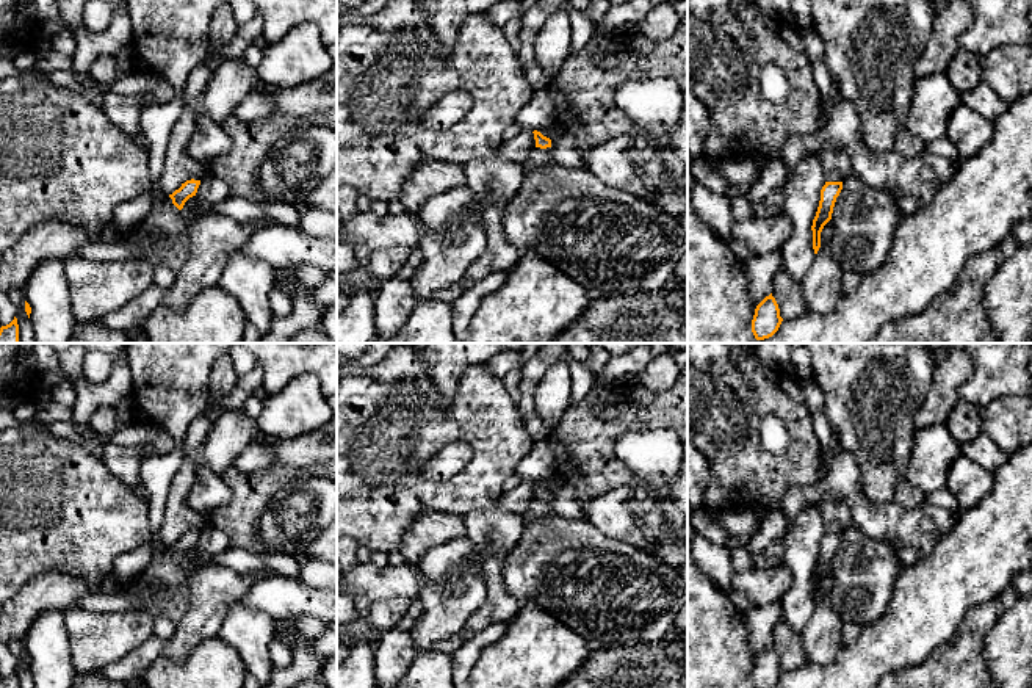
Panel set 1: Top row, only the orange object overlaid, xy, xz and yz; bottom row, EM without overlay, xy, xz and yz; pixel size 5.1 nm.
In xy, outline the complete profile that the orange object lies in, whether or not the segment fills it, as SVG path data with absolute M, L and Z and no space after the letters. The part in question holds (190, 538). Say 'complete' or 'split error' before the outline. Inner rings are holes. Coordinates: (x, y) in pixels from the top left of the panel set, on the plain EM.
complete; M186 531L185 534L182 534L182 538L179 541L175 541L172 545L169 545L169 549L172 550L172 555L182 561L185 553L196 547L197 539L200 536L200 531Z

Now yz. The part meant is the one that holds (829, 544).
complete; M825 533L825 536L821 541L819 558L811 577L814 605L817 605L821 599L821 583L824 577L832 570L833 558L841 541L843 533Z

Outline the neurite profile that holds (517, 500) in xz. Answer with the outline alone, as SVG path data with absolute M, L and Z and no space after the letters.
M523 481L514 491L503 492L496 505L514 512L523 512L531 506L532 500L536 500L534 484Z

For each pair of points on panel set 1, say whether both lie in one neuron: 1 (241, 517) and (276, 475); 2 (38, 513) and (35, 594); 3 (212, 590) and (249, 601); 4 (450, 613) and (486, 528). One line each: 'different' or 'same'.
1: same
2: different
3: different
4: different

